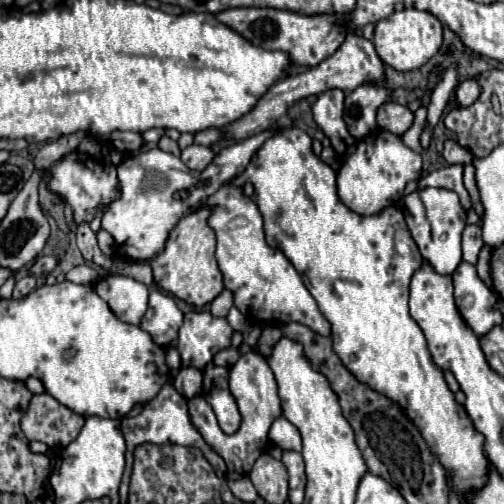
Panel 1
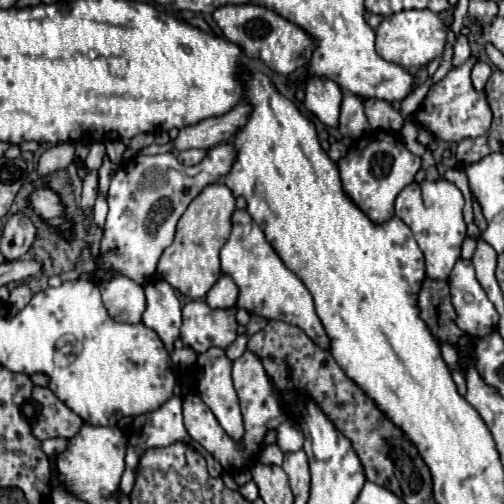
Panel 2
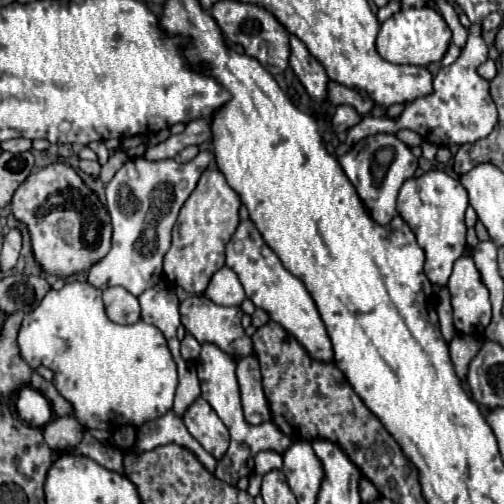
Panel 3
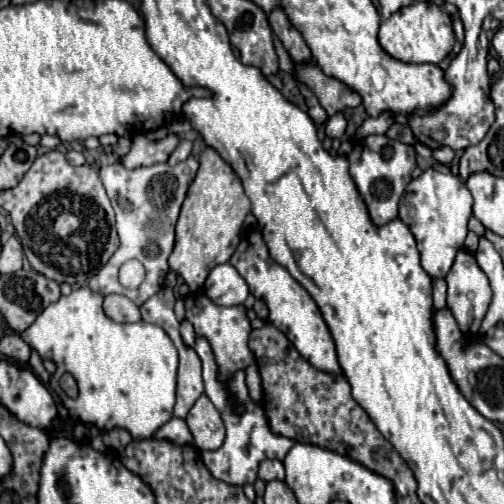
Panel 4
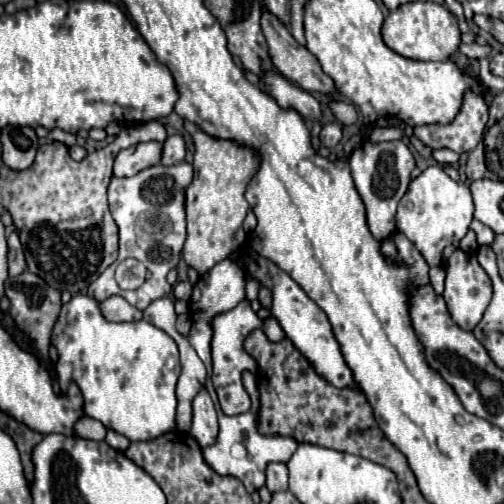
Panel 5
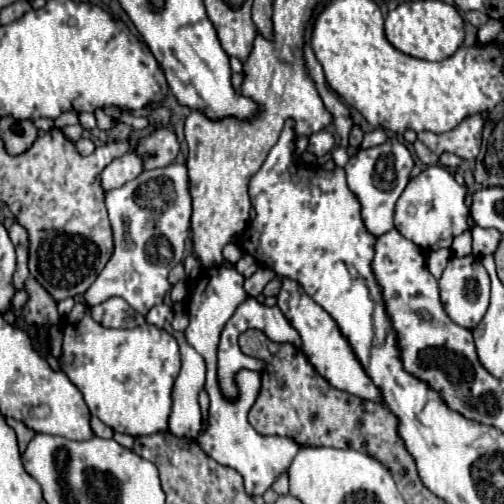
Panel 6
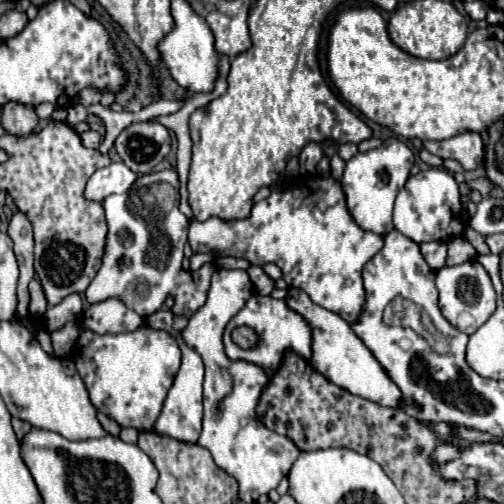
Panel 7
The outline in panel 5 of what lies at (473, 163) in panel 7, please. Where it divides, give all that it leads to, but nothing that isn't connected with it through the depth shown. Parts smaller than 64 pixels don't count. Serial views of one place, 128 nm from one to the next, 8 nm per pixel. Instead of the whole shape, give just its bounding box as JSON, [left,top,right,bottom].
[414,92,488,154]

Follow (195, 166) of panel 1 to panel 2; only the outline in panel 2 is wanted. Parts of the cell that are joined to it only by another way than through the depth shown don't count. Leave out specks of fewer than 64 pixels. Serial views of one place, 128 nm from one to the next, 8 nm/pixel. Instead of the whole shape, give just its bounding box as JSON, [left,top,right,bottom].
[178,150,206,166]

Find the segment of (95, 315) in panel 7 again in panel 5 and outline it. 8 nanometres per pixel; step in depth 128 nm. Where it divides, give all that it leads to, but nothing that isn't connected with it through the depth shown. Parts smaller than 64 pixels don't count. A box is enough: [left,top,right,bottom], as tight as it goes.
[100,296,142,322]

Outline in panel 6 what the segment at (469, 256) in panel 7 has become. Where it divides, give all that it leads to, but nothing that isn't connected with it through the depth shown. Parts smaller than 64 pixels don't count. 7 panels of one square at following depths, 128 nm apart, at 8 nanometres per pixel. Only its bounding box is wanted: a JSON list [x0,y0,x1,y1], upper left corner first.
[450,232,472,256]

